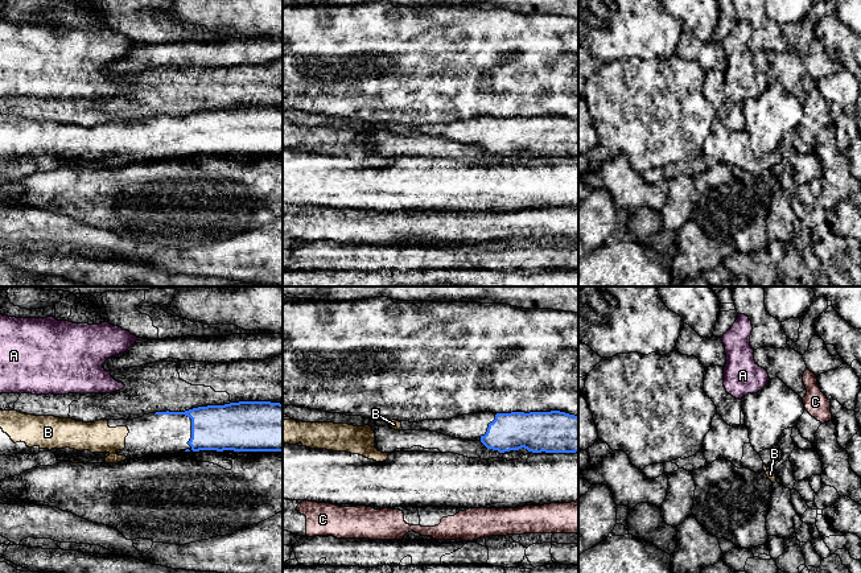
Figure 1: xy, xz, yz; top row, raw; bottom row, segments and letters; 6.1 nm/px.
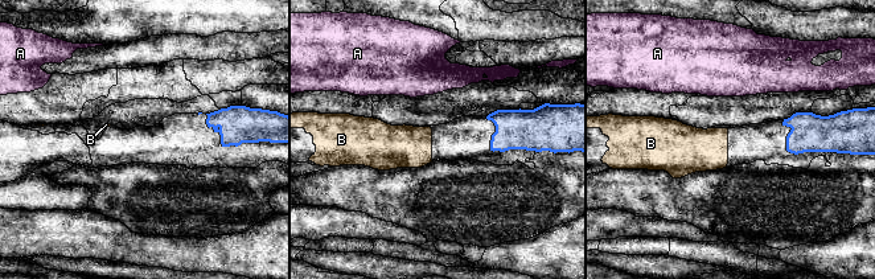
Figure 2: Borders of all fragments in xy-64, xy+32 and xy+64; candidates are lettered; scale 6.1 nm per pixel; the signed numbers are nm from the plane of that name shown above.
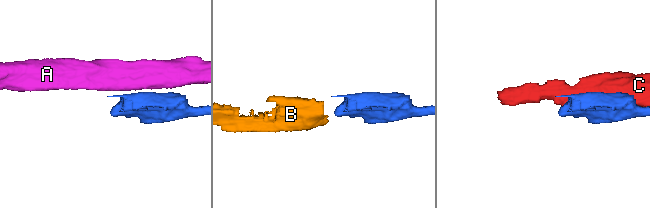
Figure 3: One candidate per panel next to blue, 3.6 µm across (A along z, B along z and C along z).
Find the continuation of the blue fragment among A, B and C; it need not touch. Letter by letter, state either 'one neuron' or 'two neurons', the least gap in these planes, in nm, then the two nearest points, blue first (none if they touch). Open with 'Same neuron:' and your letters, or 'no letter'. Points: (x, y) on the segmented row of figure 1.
Same neuron: B
A: two neurons | 240 nm | xy (155, 413), (124, 386)
B: one neuron | 190 nm | xy (155, 413), (127, 428)
C: two neurons | 300 nm | xz (575, 452), (576, 501)

